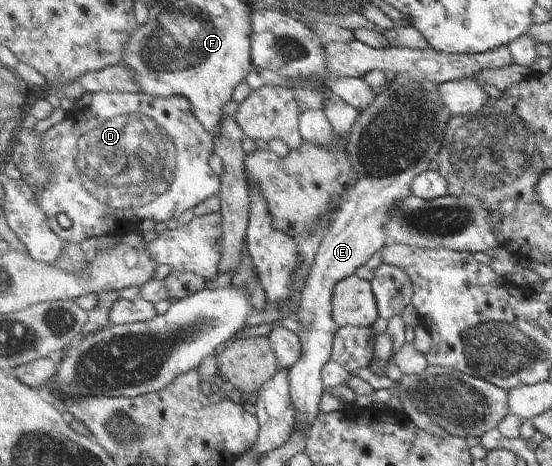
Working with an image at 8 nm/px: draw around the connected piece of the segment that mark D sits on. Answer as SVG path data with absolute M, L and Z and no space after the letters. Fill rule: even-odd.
M98 92L91 94L92 98L88 105L79 107L78 110L71 110L65 119L40 135L42 150L40 151L40 159L43 164L50 168L50 180L44 184L38 193L40 198L38 204L45 216L49 219L49 226L65 243L80 244L85 239L91 239L99 236L125 236L130 232L137 230L137 226L145 219L153 222L166 222L169 219L178 218L197 207L199 203L207 201L209 197L213 197L215 193L221 190L220 177L215 175L215 171L209 165L209 157L214 154L214 138L203 128L203 125L193 115L187 99L170 96L167 98L155 98L151 95L140 94L139 92ZM64 213L72 222L68 229L63 229L57 221L57 215Z

